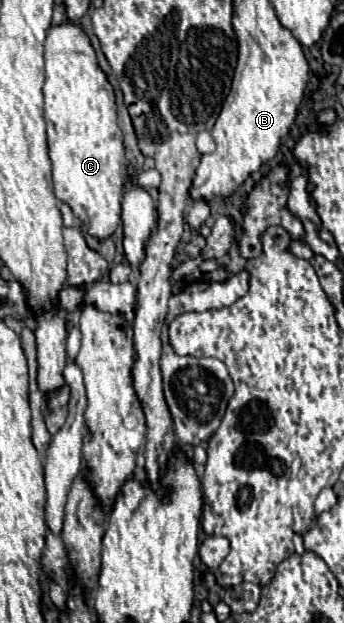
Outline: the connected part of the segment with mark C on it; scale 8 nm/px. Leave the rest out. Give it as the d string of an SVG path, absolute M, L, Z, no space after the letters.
M72 23L48 29L44 59L44 117L48 127L54 195L70 205L72 213L92 237L104 241L112 237L120 225L120 199L124 189L124 141L116 123L114 91L98 67L88 37Z

